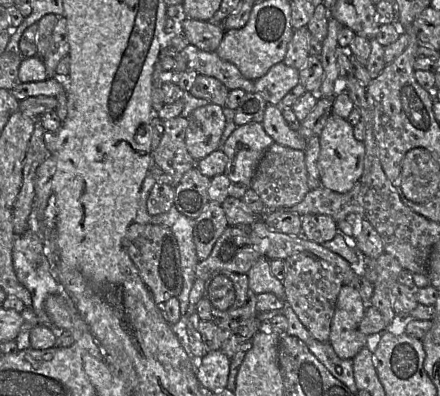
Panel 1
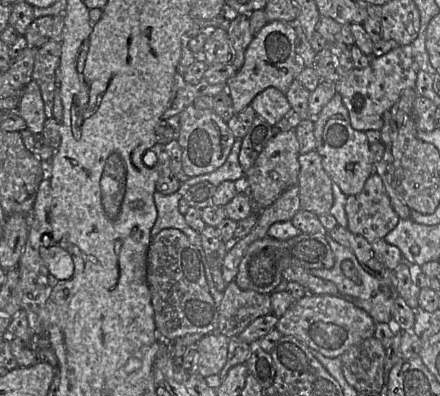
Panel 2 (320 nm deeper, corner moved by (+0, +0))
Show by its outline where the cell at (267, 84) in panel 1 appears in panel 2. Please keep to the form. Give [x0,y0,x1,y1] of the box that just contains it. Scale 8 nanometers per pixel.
[250,87,292,126]

